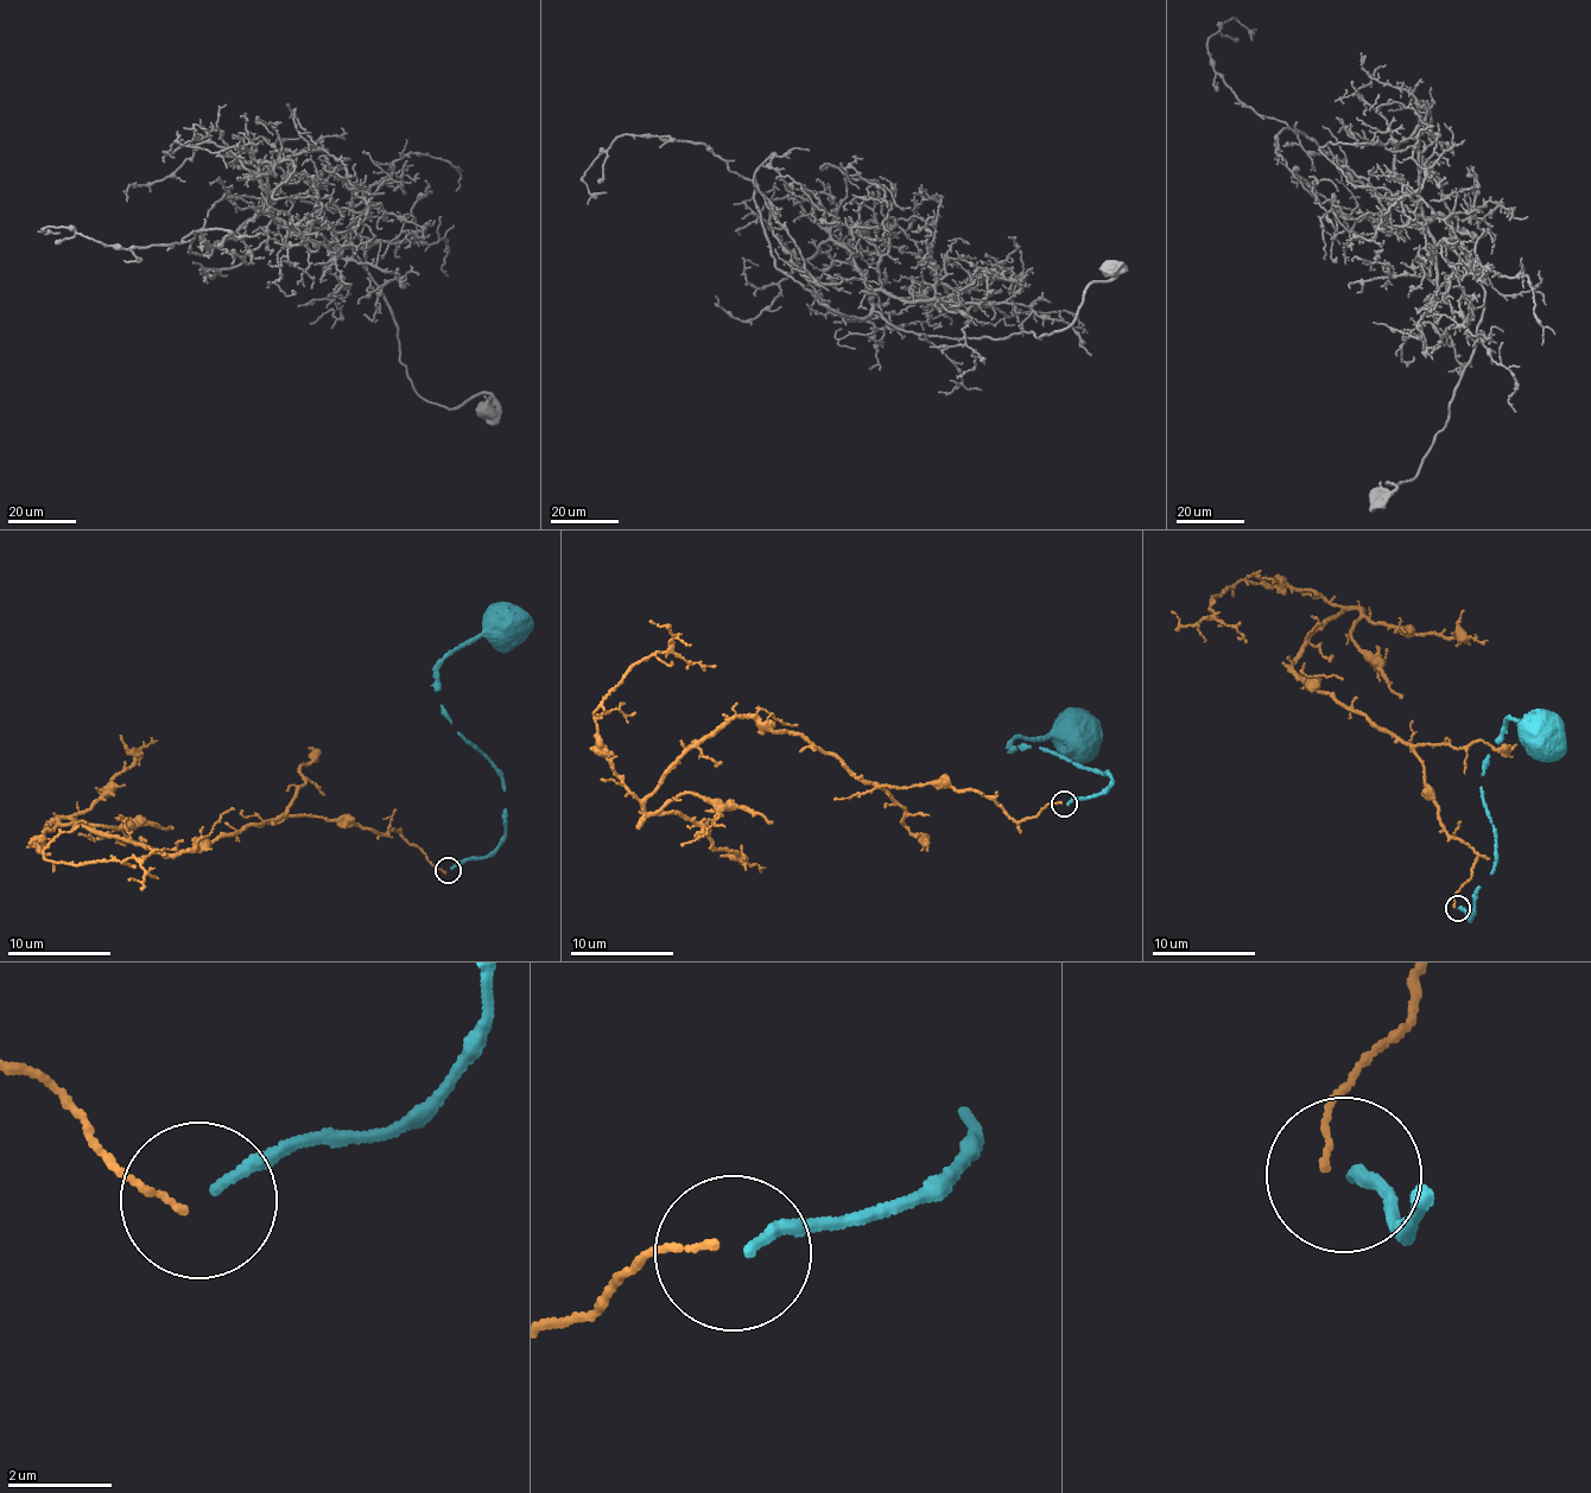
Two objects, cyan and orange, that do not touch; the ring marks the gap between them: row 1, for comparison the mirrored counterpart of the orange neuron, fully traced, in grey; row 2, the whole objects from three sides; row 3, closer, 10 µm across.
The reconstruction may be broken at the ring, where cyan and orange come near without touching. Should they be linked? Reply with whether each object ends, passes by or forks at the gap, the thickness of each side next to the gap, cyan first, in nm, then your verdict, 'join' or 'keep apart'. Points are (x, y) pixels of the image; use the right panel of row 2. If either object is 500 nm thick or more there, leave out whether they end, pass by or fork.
cyan ends; orange ends; calibres 200 and 120 nm; keep apart

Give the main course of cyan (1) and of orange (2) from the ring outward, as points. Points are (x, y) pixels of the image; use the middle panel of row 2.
1: (1067, 801), (1103, 795), (1111, 781), (1105, 772), (1009, 742), (1078, 737)
2: (1060, 804), (1016, 821), (978, 792), (866, 783), (740, 717), (639, 799), (593, 711), (654, 653), (715, 665)

